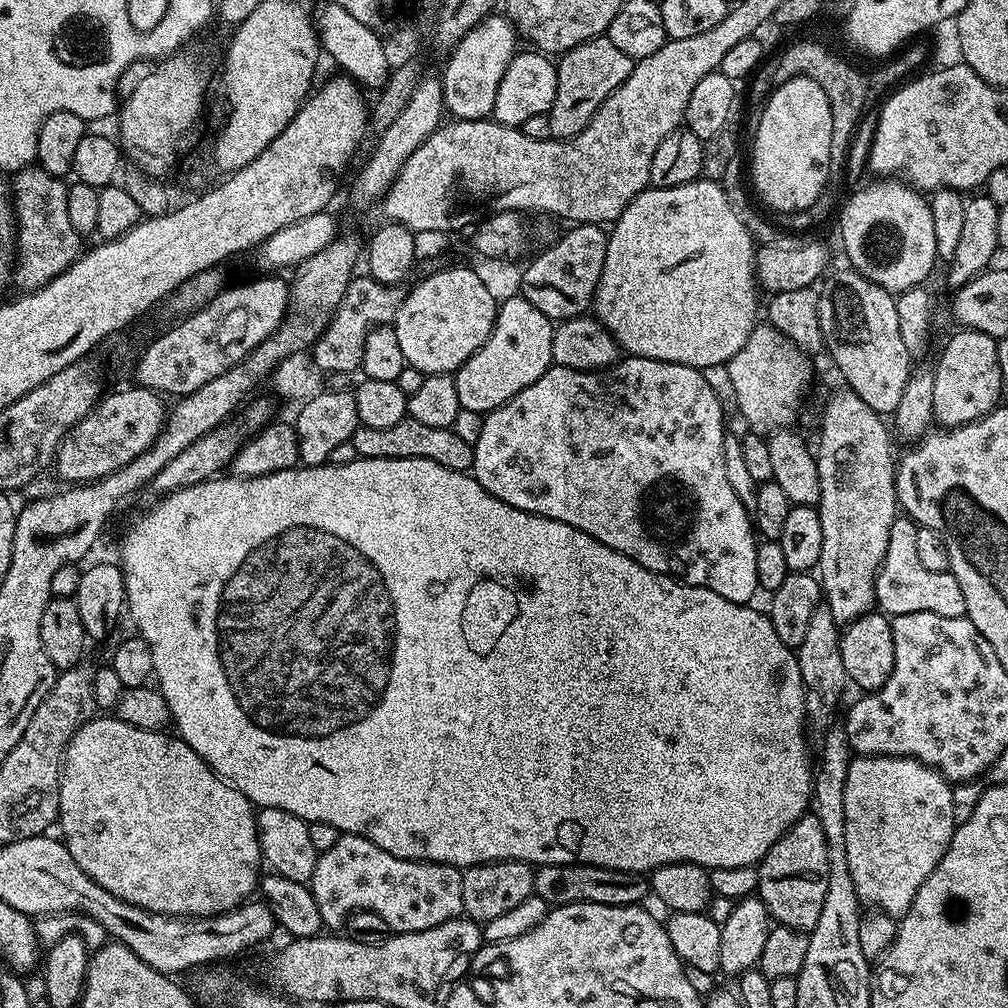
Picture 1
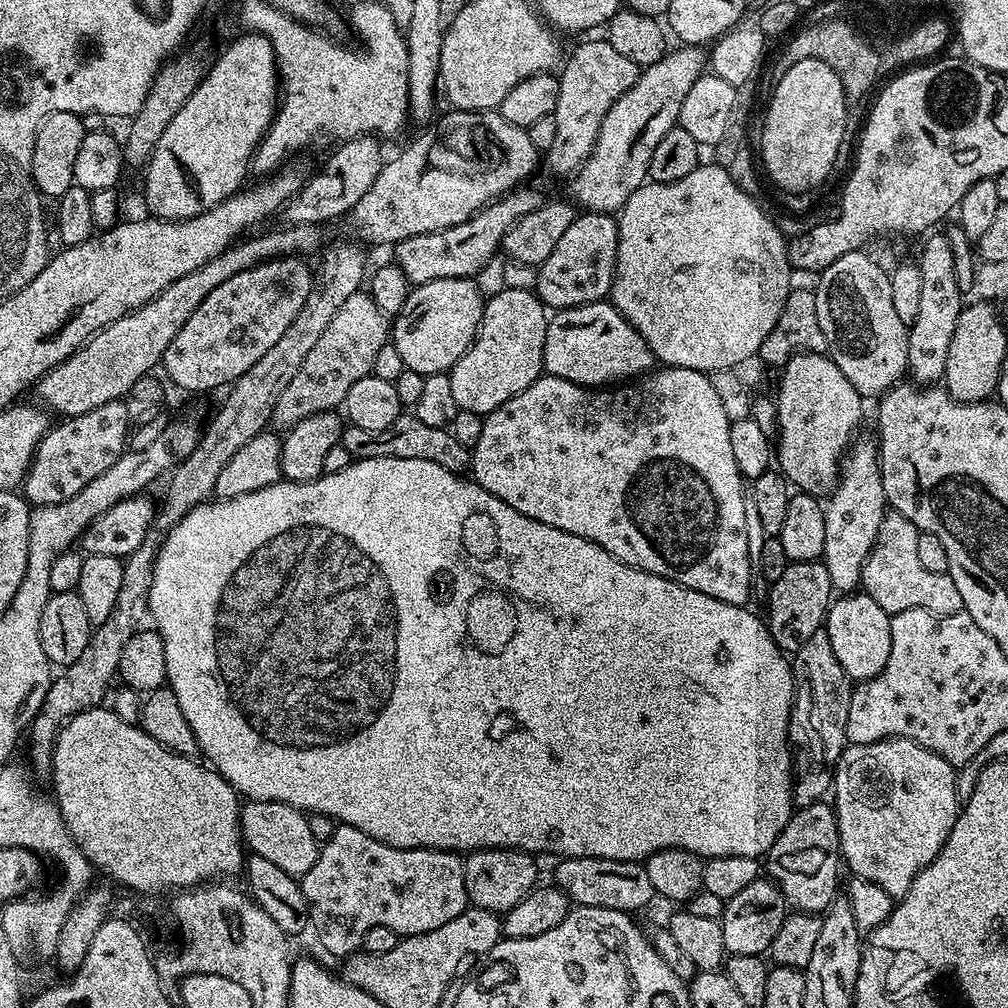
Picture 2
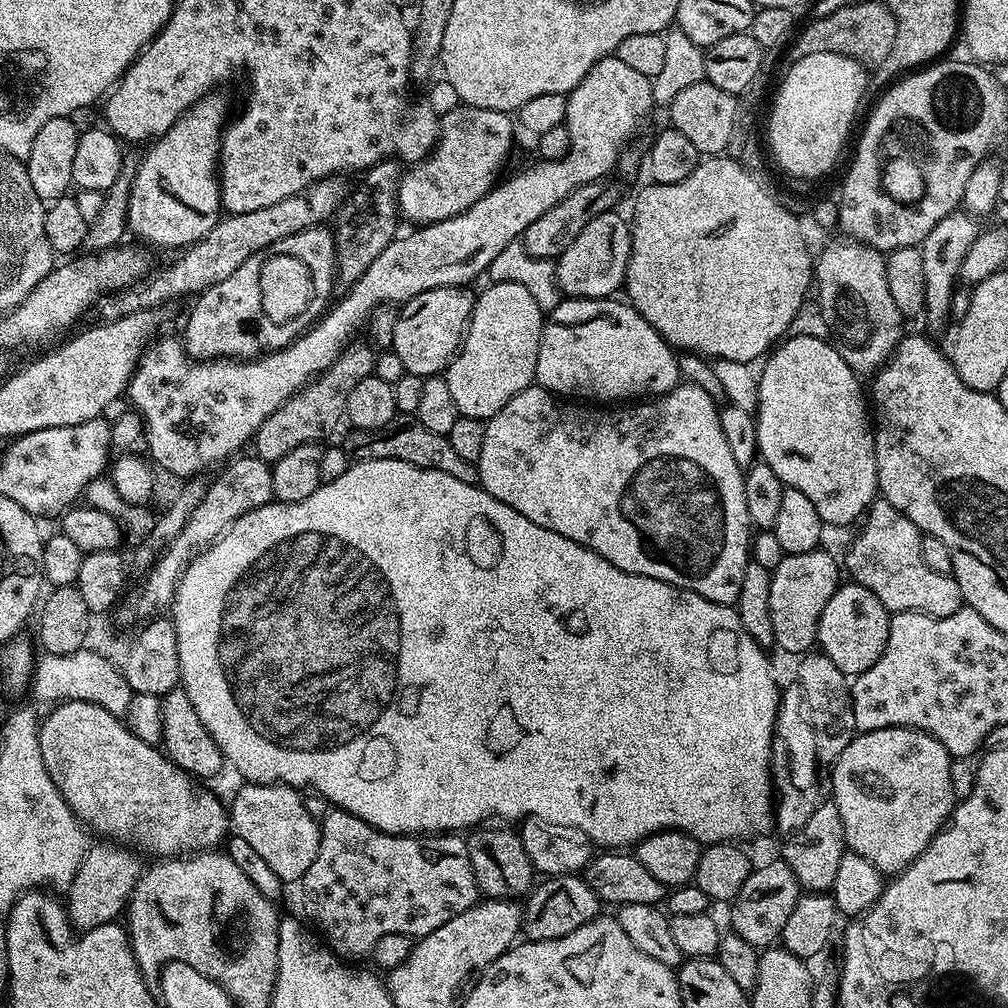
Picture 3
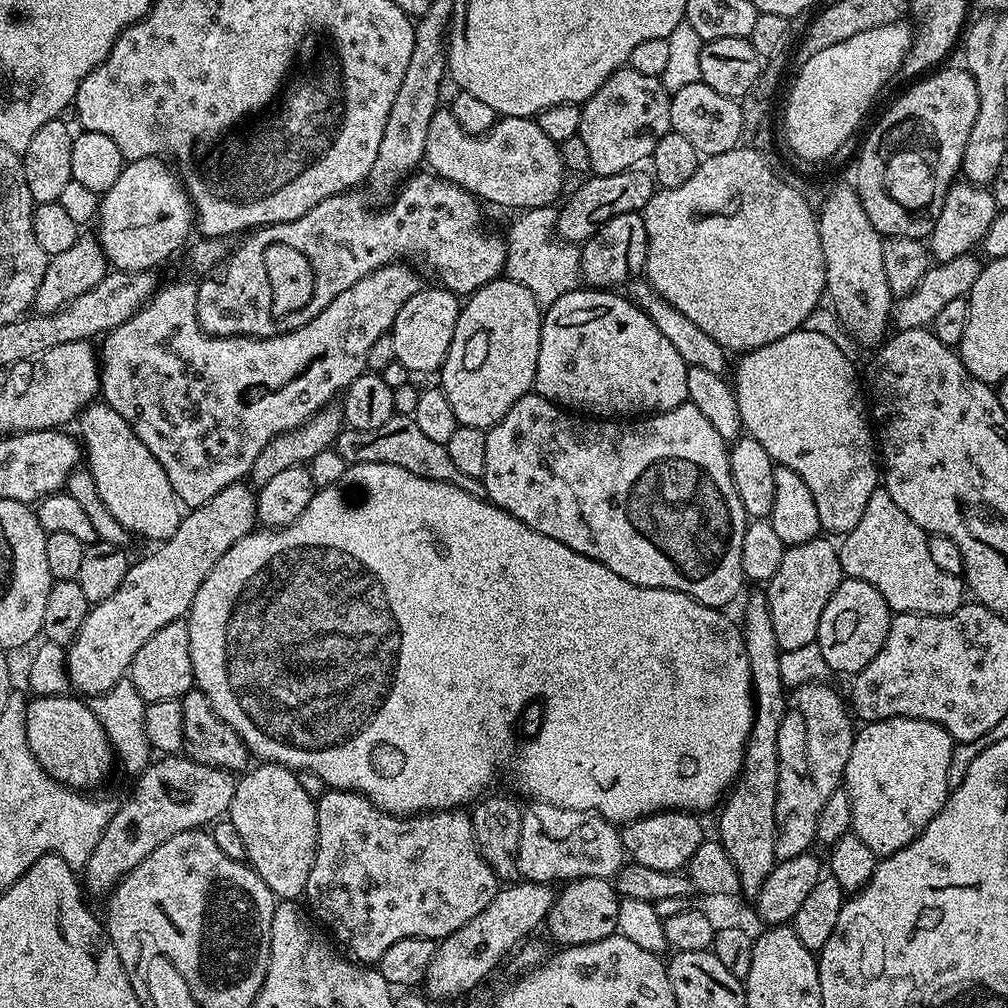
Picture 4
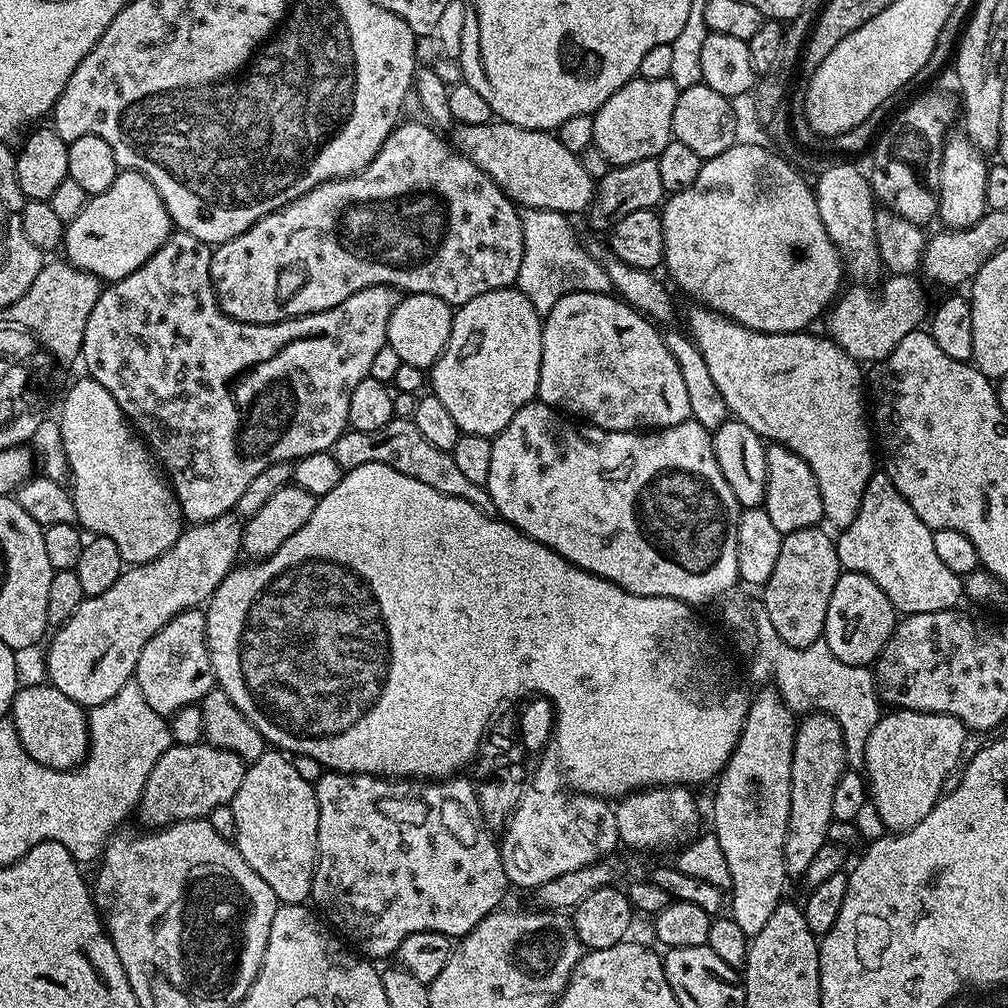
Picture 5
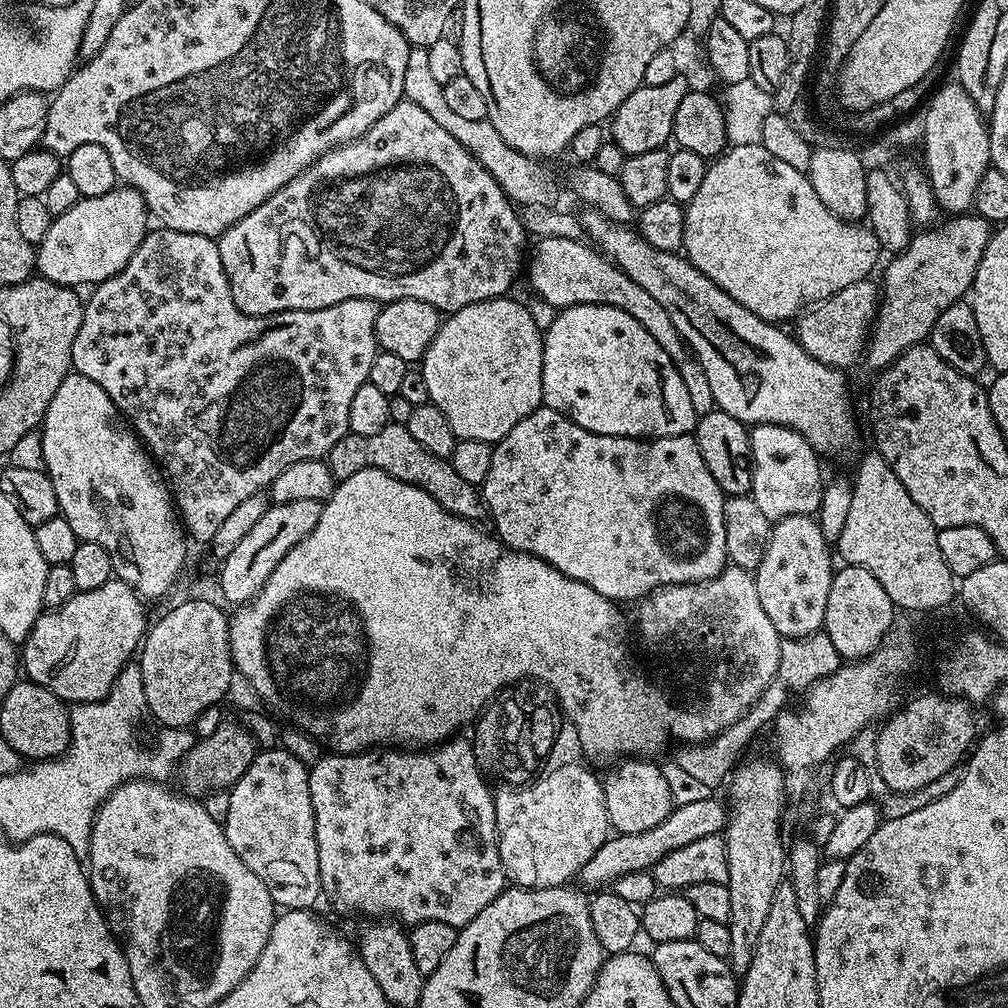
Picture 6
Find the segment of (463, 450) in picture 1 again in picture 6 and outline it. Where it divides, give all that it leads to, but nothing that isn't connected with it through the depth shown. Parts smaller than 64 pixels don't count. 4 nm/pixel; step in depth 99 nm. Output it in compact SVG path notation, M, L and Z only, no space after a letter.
M389 423L378 434L349 434L329 450L328 465L337 481L350 478L350 474L358 474L358 470L377 468L407 484L418 486L434 498L450 514L461 516L464 520L479 521L479 516L485 515L486 509L477 485L466 482L454 470L451 460L443 460L430 450L425 450L419 442L414 442L410 430L403 424Z

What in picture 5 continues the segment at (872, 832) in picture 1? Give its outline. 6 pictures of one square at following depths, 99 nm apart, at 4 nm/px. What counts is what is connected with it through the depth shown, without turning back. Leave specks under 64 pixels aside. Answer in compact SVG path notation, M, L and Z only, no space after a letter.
M902 708L888 710L881 715L880 721L874 726L874 730L871 730L866 740L865 760L862 768L866 773L871 807L876 807L876 816L888 827L885 829L889 833L904 832L907 828L918 826L918 822L922 822L922 818L926 818L926 814L934 810L934 806L942 795L942 782L947 776L957 771L962 746L968 735L970 735L969 729L950 714L934 714Z

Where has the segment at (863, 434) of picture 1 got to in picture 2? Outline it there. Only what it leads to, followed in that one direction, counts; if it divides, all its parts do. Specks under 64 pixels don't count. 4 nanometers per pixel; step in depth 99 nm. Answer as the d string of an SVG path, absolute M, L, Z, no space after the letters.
M853 439L840 461L840 478L836 481L826 500L826 546L822 563L830 573L833 589L840 594L852 594L860 588L862 566L878 538L878 526L882 526L884 514L889 507L882 490L880 473L880 450L875 439Z

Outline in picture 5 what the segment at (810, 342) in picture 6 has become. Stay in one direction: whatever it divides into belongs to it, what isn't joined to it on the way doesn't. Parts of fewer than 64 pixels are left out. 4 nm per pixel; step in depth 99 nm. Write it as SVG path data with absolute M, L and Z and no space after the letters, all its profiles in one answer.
M889 275L887 279L877 296L872 296L871 290L868 289L871 287L852 286L856 288L850 289L848 293L845 291L827 313L827 335L840 345L841 350L851 360L857 362L884 360L892 353L894 346L898 346L898 342L902 342L906 334L917 331L923 325L920 323L923 320L925 323L929 315L930 308L924 305L925 285L915 275Z

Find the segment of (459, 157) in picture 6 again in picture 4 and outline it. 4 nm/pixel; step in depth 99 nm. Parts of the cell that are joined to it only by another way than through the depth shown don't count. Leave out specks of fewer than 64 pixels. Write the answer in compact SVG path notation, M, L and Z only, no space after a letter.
M420 170L409 176L387 201L389 204L377 212L368 208L358 193L349 190L331 196L318 202L318 206L302 218L285 224L269 224L245 235L241 239L245 240L231 249L219 271L211 278L199 281L196 301L202 330L209 336L270 338L298 330L326 310L324 304L280 304L280 296L276 298L276 304L268 302L270 278L266 276L270 272L270 250L278 250L276 244L292 244L292 248L304 250L306 254L312 252L312 258L322 262L318 266L324 266L324 260L338 260L338 266L330 264L330 280L336 278L338 270L338 288L341 290L350 290L354 282L382 266L401 262L419 266L425 273L428 271L436 276L435 283L439 287L447 288L460 298L471 296L503 273L507 258L505 237L483 228L481 201L465 188L443 180L431 170Z

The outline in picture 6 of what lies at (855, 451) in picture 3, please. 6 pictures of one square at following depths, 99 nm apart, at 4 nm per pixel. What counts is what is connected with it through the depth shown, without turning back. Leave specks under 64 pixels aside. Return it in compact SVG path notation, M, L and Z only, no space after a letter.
M595 210L583 214L582 221L587 239L627 276L634 278L642 290L647 290L666 309L666 314L670 314L670 322L674 322L678 334L702 370L706 370L706 379L710 381L710 390L719 411L738 418L745 426L777 424L798 430L798 434L802 434L812 449L824 458L840 456L855 446L856 416L852 413L852 396L848 393L848 380L844 377L847 375L841 369L826 366L806 354L795 335L788 333L787 336L780 329L783 327L773 321L750 314L746 306L734 302L726 290L714 286L714 282L710 282L710 278L706 278L706 274L702 274L702 270L698 270L687 258L650 246L650 242L646 242L635 227L615 224Z

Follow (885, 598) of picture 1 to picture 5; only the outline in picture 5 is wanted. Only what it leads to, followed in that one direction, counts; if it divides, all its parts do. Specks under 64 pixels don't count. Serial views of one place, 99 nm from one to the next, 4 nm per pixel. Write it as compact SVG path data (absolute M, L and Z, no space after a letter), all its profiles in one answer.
M873 471L870 482L866 482L866 490L862 494L862 502L858 506L858 514L854 517L854 522L850 522L850 526L846 526L835 537L836 553L840 559L840 567L845 572L861 572L866 578L870 578L874 582L874 586L878 586L878 590L882 590L882 594L886 594L886 598L890 598L892 607L897 613L913 616L914 614L930 614L931 612L950 612L957 607L956 604L960 598L965 595L964 580L954 574L954 570L950 570L939 560L938 553L934 550L934 538L932 537L933 529L926 526L926 522L922 522L922 518L918 518L918 514L914 514L914 506L910 506L910 502L906 502L906 498L902 498L902 494L898 494L898 486L894 486L894 482L888 477L887 471Z

